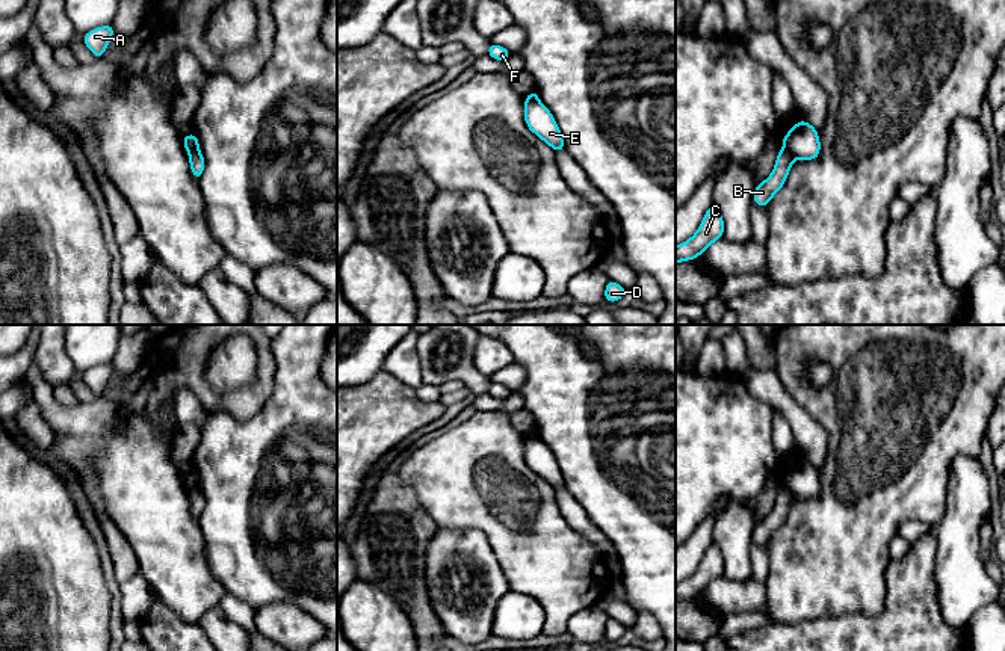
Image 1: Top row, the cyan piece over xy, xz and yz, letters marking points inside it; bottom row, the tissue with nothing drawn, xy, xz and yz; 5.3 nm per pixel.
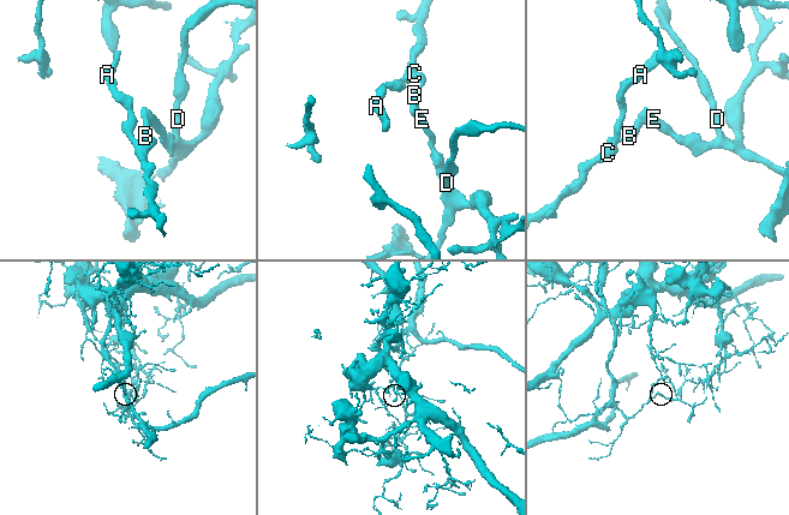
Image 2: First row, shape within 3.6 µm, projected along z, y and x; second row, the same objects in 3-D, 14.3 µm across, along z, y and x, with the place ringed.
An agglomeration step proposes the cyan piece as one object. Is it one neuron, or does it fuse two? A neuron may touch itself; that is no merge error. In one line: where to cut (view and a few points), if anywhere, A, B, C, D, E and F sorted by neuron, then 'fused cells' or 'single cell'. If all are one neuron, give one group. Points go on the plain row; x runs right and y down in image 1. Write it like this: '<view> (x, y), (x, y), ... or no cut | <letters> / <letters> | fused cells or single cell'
yz (785, 485), (795, 496) | A B C F / D E | fused cells

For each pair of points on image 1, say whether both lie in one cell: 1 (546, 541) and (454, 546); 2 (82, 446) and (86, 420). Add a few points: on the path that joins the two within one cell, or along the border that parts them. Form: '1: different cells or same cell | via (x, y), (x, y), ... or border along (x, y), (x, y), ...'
1: different cells | border along (457, 530), (479, 529), (505, 576)
2: different cells | border along (59, 435), (94, 437)

